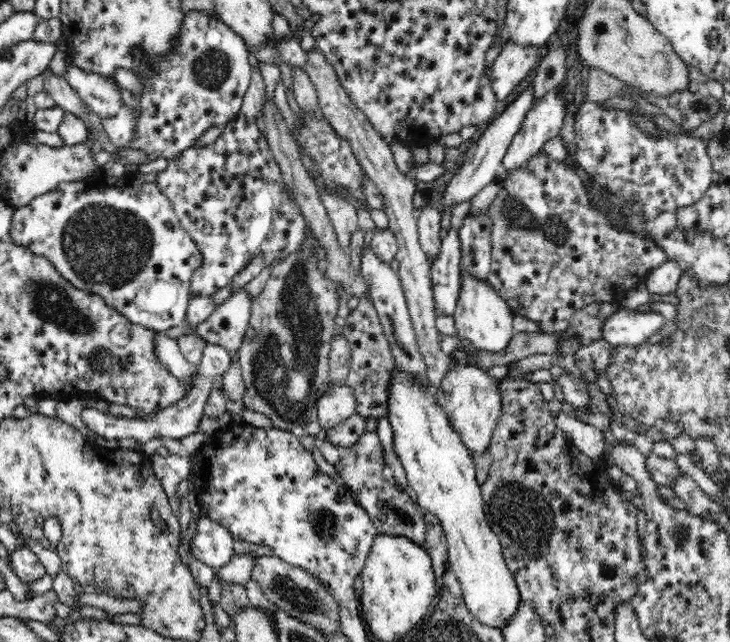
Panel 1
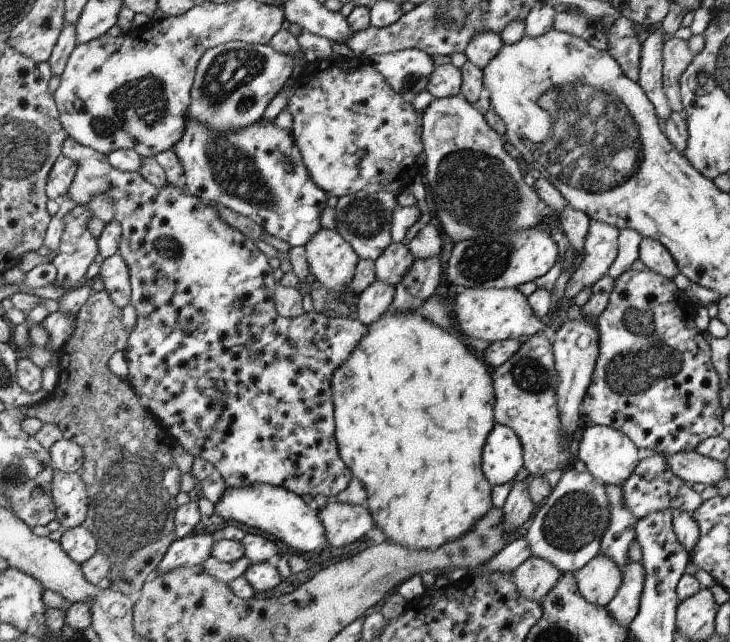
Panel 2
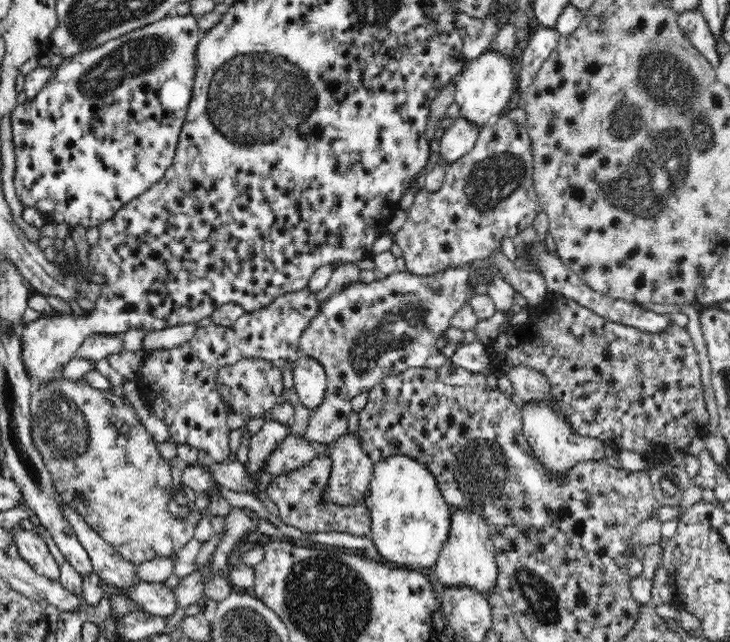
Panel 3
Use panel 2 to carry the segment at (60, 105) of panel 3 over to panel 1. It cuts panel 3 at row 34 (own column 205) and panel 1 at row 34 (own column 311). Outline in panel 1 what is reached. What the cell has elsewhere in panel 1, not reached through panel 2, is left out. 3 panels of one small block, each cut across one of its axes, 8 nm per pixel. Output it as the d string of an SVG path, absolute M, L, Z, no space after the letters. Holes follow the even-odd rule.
M188 11L181 32L169 53L161 57L152 57L145 73L139 74L143 91L139 94L139 110L132 110L135 125L128 147L139 150L146 155L152 154L156 159L162 157L168 161L178 159L182 152L196 148L196 140L210 130L212 126L225 125L230 122L242 106L242 98L250 84L250 64L248 47L240 35L234 33L226 23L215 14Z

